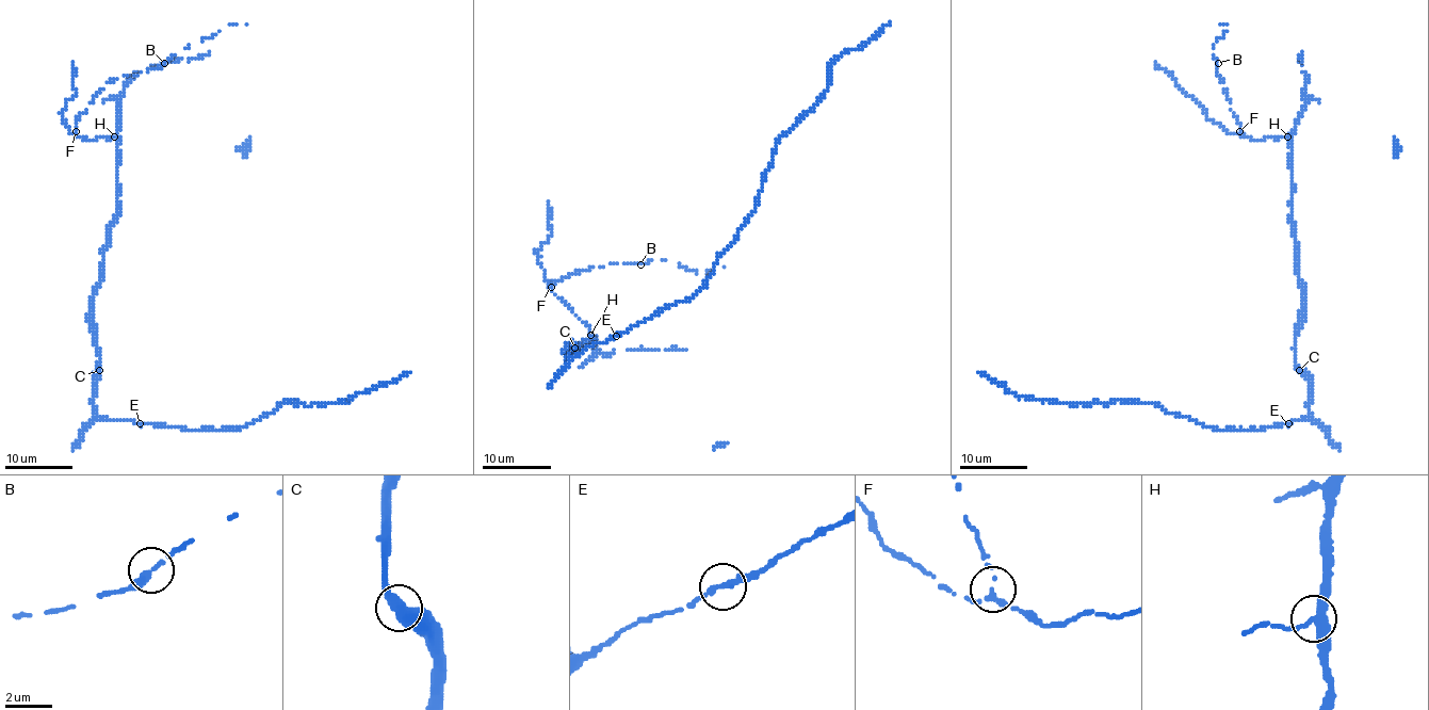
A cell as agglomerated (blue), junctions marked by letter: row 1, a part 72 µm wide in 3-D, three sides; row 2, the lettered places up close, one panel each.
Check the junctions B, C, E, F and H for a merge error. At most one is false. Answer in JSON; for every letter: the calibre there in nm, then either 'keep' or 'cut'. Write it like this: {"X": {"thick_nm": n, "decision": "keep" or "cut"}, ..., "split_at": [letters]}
{"B": {"thick_nm": 280, "decision": "keep"}, "C": {"thick_nm": 440, "decision": "keep"}, "E": {"thick_nm": 280, "decision": "keep"}, "F": {"thick_nm": 200, "decision": "keep"}, "H": {"thick_nm": 320, "decision": "keep"}, "split_at": []}

